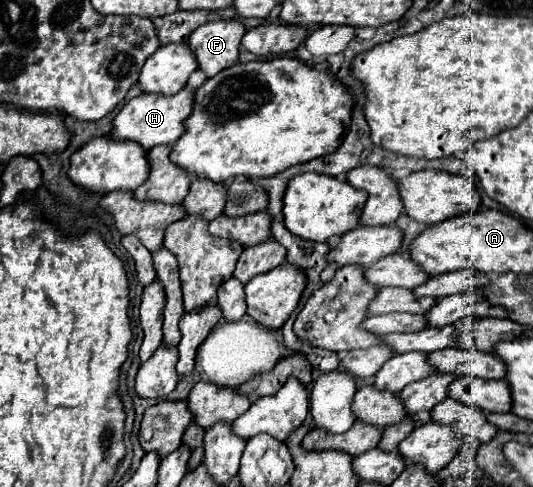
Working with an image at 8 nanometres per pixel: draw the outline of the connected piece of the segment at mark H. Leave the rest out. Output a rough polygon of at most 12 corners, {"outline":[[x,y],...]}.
{"outline":[[195,90],[141,94],[115,116],[111,136],[147,150],[175,144]]}

